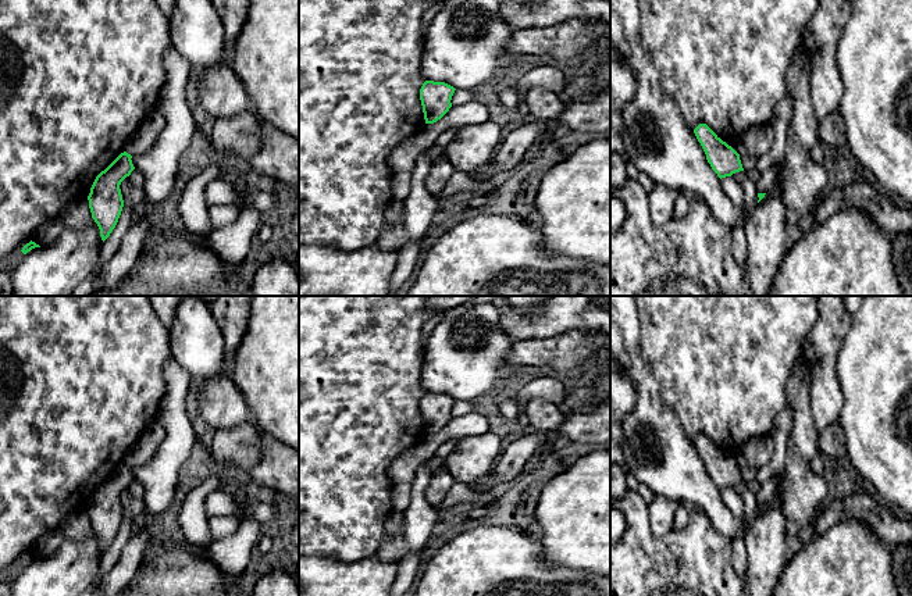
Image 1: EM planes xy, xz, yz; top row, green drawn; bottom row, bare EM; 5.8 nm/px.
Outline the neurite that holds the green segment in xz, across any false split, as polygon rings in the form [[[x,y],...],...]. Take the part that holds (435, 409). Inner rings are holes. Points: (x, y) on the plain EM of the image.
[[[425,392],[420,400],[425,435],[434,435],[441,431],[452,418],[455,399],[445,393]]]

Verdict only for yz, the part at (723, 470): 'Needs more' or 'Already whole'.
Already whole

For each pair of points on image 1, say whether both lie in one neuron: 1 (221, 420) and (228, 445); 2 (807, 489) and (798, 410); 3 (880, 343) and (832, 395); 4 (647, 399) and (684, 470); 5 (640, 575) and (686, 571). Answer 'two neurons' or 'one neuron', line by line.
1: two neurons
2: one neuron
3: two neurons
4: one neuron
5: one neuron

